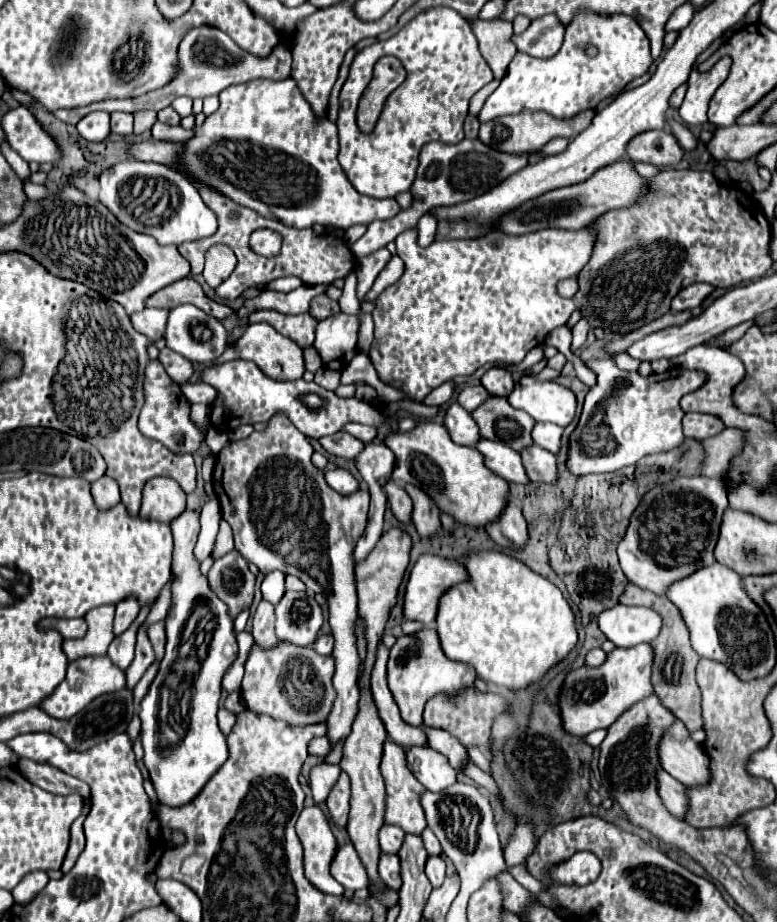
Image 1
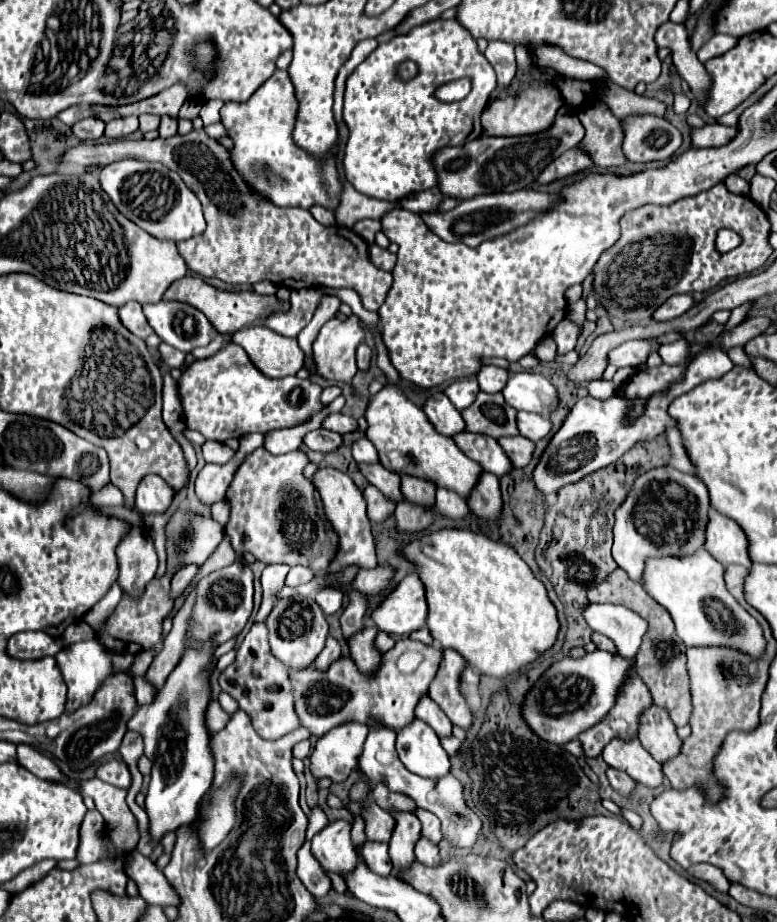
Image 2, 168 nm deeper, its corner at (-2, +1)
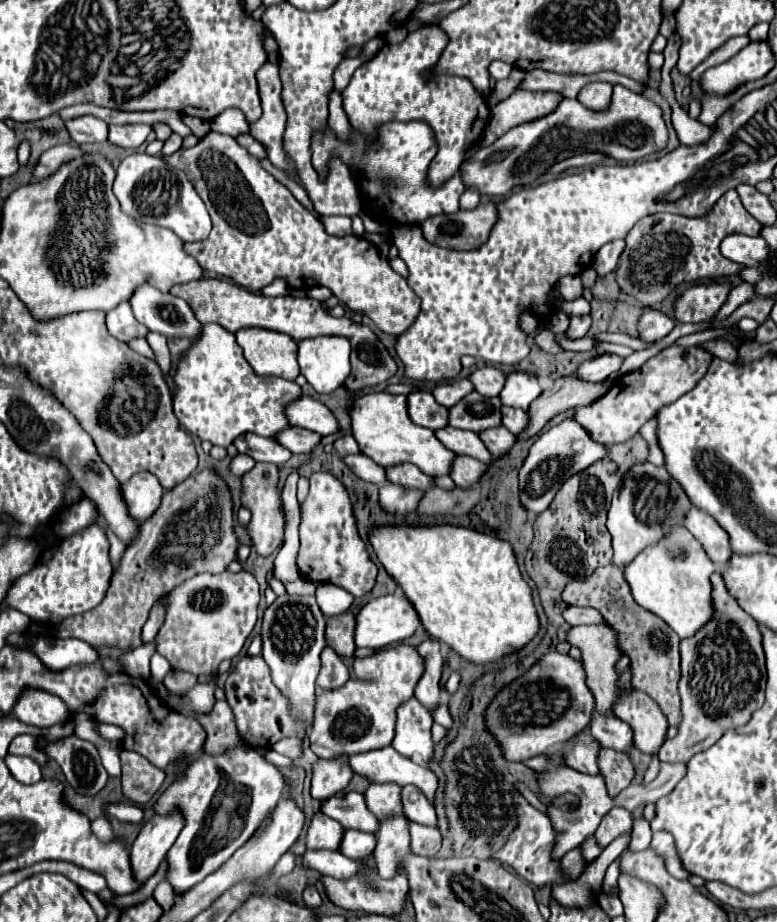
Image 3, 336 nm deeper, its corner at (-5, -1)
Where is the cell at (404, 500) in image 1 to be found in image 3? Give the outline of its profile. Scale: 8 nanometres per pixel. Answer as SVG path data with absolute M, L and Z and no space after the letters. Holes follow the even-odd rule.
M358 453L358 455L346 455L344 463L364 481L368 483L384 483L386 481L386 471L376 465L374 461L370 461L366 455Z

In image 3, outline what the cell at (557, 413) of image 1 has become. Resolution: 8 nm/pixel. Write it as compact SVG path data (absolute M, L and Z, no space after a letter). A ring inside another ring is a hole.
M512 371L506 375L506 385L500 393L500 401L504 405L520 407L526 411L530 407L530 401L534 401L534 397L538 397L540 391L542 391L542 387L534 375L522 373L522 371Z

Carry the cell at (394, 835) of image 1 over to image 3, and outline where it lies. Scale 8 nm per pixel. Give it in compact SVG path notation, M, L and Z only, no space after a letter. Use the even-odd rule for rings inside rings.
M342 791L330 797L322 803L320 811L336 819L346 829L358 829L366 833L374 833L374 829L378 829L378 819L366 809L364 795L358 791Z

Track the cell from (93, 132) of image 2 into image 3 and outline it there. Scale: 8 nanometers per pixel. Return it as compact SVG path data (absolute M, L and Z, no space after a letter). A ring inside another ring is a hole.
M76 117L66 121L66 129L74 143L86 145L86 143L98 143L106 141L108 125L98 117Z

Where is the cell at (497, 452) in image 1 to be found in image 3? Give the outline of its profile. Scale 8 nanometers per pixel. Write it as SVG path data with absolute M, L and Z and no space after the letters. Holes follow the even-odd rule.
M442 427L442 429L436 429L434 435L444 443L444 447L454 451L456 455L470 455L470 457L482 461L484 465L488 465L492 459L490 451L482 445L482 441L478 439L476 433L454 429L454 427Z

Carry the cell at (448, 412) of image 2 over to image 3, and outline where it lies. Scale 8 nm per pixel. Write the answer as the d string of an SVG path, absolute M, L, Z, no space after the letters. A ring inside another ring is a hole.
M414 391L406 399L408 415L416 425L428 429L440 429L448 425L448 409L438 405L430 391Z

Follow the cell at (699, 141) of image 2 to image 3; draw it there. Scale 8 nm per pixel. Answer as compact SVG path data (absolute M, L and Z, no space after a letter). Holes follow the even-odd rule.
M662 85L662 95L670 101L670 107L672 107L672 125L676 129L676 135L680 139L682 145L698 145L698 143L704 143L710 135L712 135L712 127L706 127L702 125L700 121L692 119L674 99L672 99L672 91Z

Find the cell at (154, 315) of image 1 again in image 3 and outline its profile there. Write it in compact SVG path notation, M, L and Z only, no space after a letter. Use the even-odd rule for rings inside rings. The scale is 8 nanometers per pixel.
M122 301L116 309L106 313L106 329L112 337L116 337L118 341L124 341L124 343L130 339L136 339L136 337L146 337L146 333L148 333L148 329L144 325L138 325L138 321L134 321L128 301Z

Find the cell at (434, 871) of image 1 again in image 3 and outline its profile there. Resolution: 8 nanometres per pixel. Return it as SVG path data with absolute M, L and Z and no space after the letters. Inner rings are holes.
M408 823L410 825L410 849L414 855L422 857L434 857L440 849L440 831L436 827L426 827L420 823Z

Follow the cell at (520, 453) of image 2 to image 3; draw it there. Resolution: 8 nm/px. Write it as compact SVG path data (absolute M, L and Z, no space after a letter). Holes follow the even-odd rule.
M498 425L498 427L492 427L492 429L484 429L478 433L478 437L482 439L482 443L486 445L486 449L492 453L494 459L500 459L504 457L516 443L516 437L514 433L510 433L506 427Z

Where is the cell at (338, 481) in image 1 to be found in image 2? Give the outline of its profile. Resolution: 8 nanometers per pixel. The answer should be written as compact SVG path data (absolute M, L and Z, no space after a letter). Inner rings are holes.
M331 467L319 469L313 475L313 483L321 493L327 519L331 521L333 529L339 533L339 551L329 571L339 571L343 569L343 565L359 565L361 569L373 569L377 565L377 555L375 555L375 545L371 535L371 523L365 515L365 499L357 489L357 485L345 473Z

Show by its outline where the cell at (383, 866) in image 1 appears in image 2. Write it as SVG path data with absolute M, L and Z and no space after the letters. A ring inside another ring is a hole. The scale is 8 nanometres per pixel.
M367 841L361 849L363 859L367 861L369 869L377 875L391 875L391 857L389 857L389 845L387 843L371 843Z

